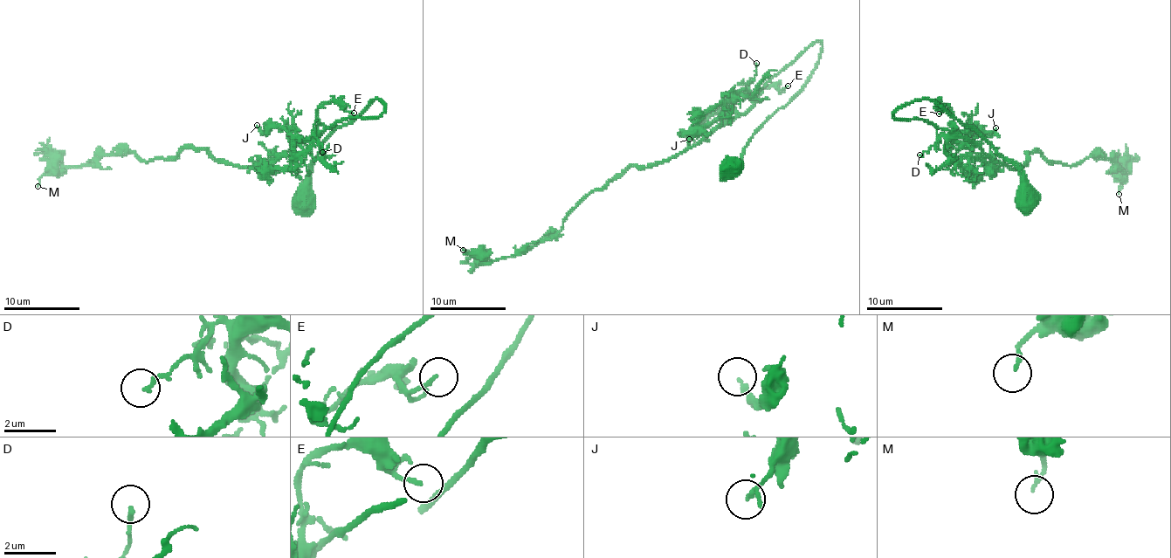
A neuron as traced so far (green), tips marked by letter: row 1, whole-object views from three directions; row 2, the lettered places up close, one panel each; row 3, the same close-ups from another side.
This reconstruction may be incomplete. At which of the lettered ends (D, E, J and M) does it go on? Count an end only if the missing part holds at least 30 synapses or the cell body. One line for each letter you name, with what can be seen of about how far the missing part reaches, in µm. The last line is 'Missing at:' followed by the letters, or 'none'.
Missing at: none

